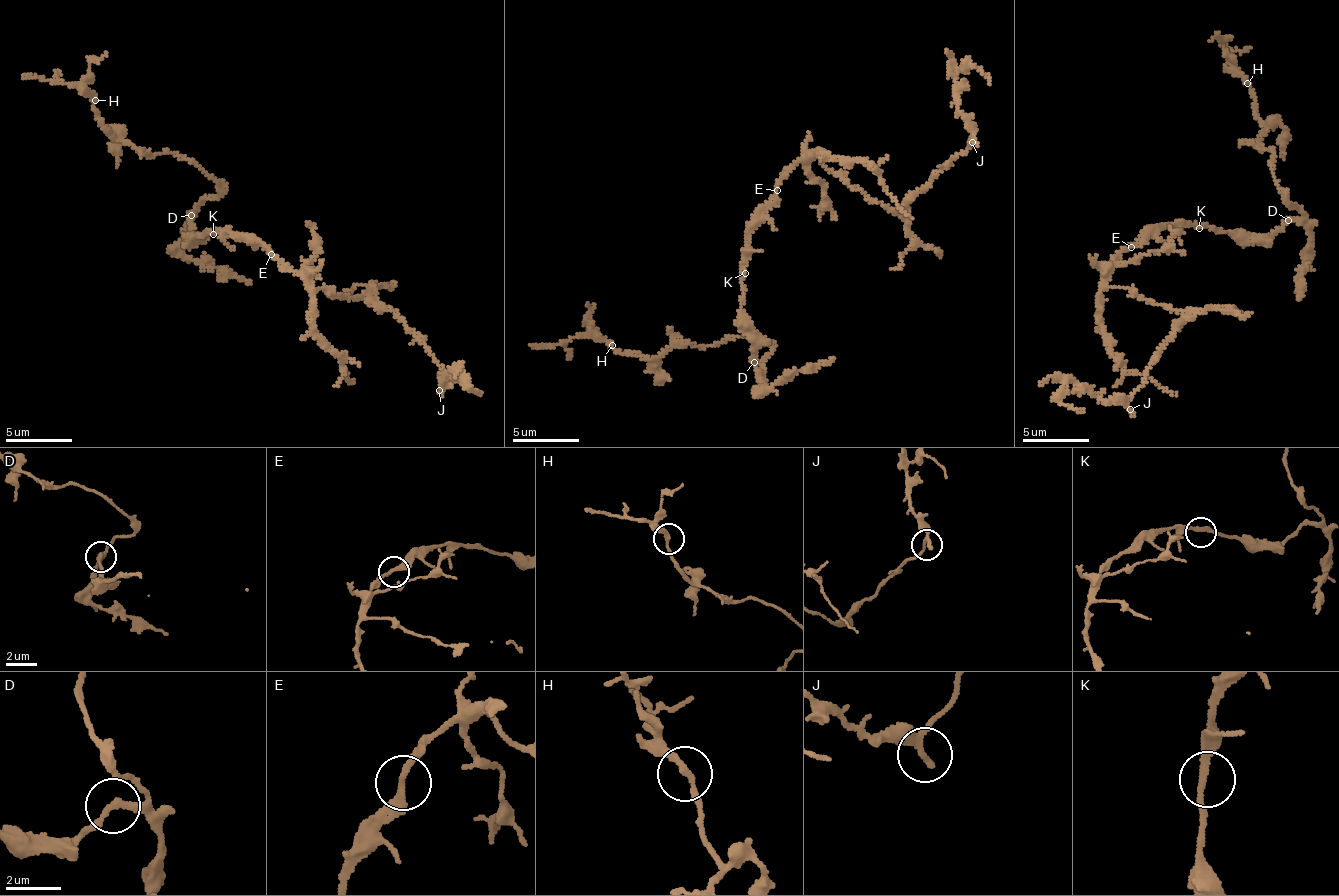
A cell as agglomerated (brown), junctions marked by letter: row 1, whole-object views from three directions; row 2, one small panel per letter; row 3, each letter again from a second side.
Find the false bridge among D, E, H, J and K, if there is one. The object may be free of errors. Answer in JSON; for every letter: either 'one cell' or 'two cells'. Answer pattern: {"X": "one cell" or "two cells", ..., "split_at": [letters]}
{"D": "one cell", "E": "one cell", "H": "one cell", "J": "one cell", "K": "one cell", "split_at": []}

